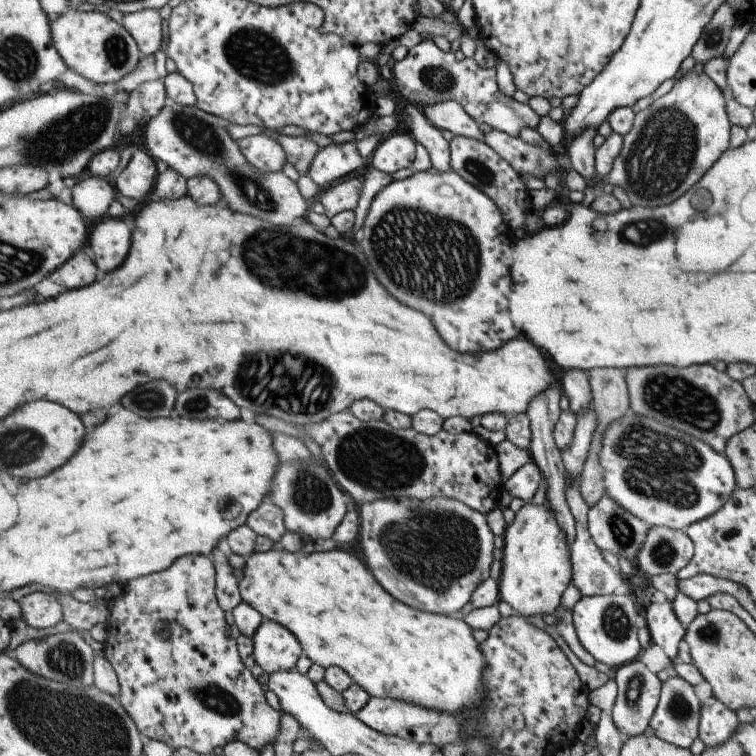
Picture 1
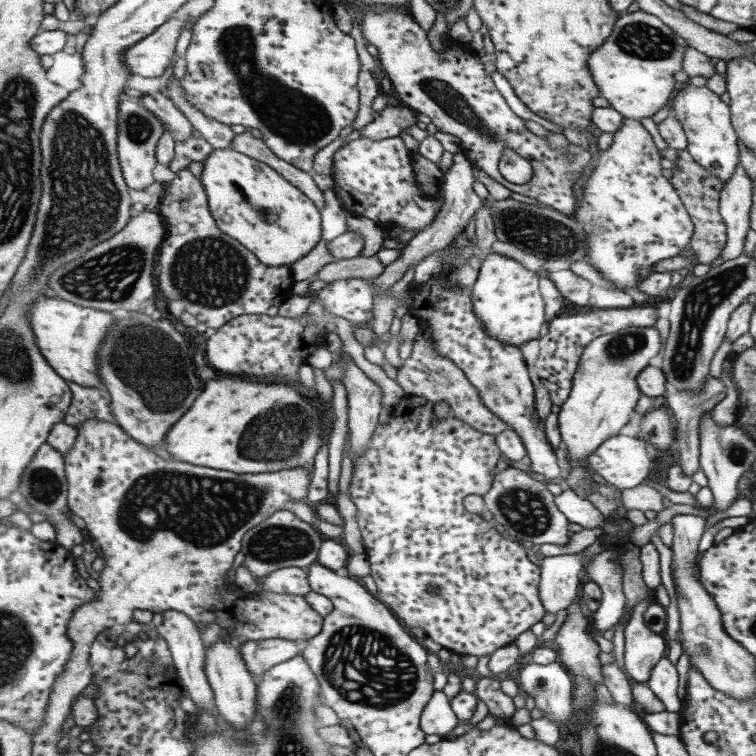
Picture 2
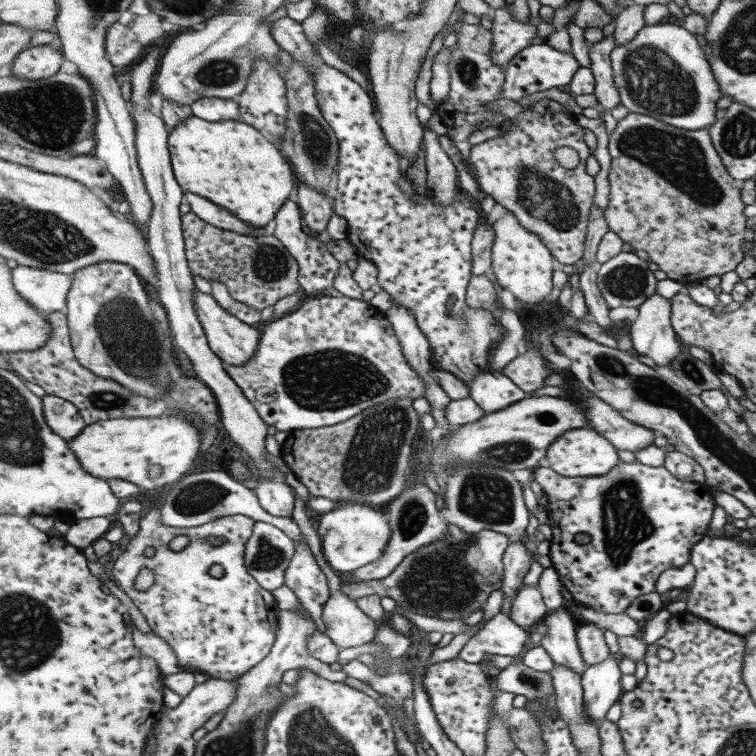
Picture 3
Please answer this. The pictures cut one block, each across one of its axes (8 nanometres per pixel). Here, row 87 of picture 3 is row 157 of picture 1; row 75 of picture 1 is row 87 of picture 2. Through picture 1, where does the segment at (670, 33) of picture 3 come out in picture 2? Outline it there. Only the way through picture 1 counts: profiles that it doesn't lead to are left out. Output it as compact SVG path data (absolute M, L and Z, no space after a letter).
M686 83L673 94L670 112L670 115L679 121L685 133L685 149L689 156L703 170L709 170L709 174L719 178L724 185L735 172L739 154L738 138L731 126L728 106L705 85L696 87Z

